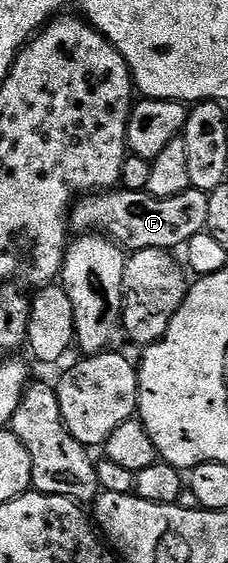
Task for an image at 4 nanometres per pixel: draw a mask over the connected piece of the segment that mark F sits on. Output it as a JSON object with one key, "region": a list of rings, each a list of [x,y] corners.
{"region":[[[188,188],[180,195],[154,197],[145,190],[128,192],[123,189],[95,191],[77,198],[70,209],[70,227],[76,233],[103,233],[123,250],[176,250],[185,246],[192,236],[206,229],[209,194]]]}

